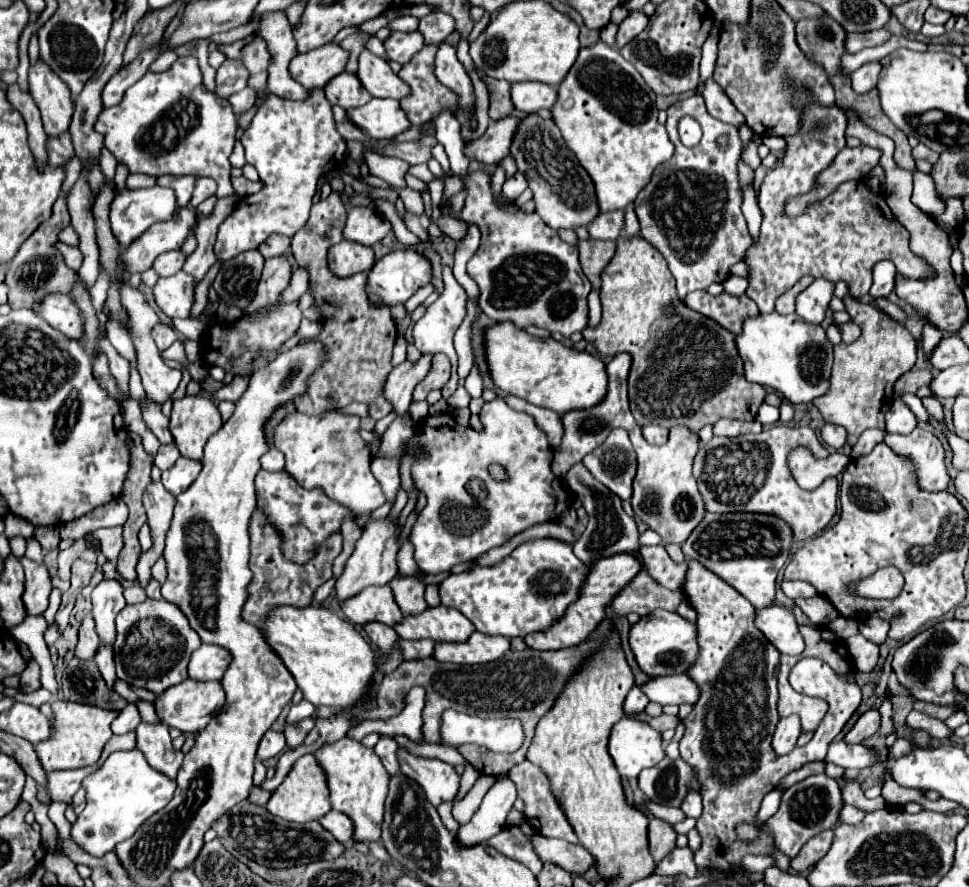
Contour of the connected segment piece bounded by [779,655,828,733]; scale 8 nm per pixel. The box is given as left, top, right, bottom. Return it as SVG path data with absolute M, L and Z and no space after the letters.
M781 657L779 667L779 717L797 715L801 719L801 733L815 731L819 721L825 716L828 705L826 701L816 697L807 697L791 689L789 685L789 671L799 661L799 657Z

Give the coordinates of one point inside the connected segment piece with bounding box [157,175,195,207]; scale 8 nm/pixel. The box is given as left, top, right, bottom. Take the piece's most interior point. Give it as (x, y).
(183, 187)

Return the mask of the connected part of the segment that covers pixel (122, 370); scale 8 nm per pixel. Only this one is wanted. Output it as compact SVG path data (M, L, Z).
M103 345L101 351L103 351L103 353L107 355L107 359L109 359L109 369L111 369L113 377L117 379L119 391L121 391L125 397L129 397L129 389L127 389L127 383L129 383L129 361L127 361L125 357L121 357L121 355L113 349L113 345Z

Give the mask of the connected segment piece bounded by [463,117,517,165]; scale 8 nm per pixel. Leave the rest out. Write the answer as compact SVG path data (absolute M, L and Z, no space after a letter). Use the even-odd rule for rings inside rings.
M515 117L491 121L481 137L465 143L465 157L477 159L483 165L499 163L509 153L509 141L513 141L513 127L517 127Z

